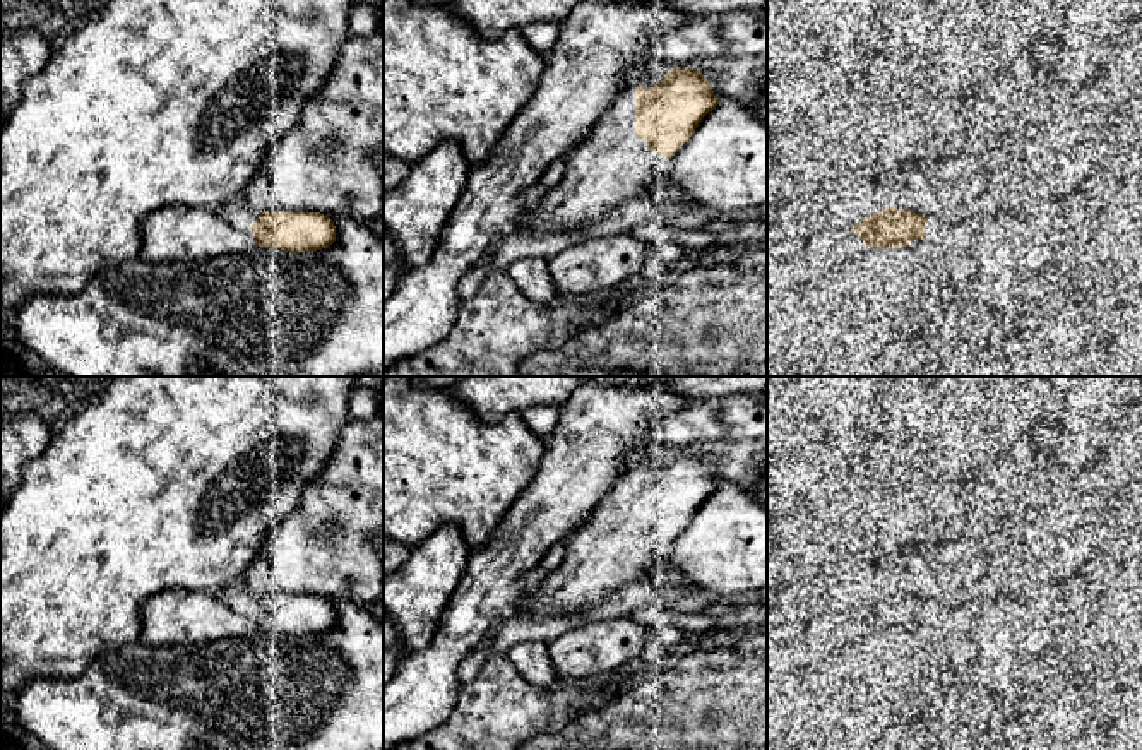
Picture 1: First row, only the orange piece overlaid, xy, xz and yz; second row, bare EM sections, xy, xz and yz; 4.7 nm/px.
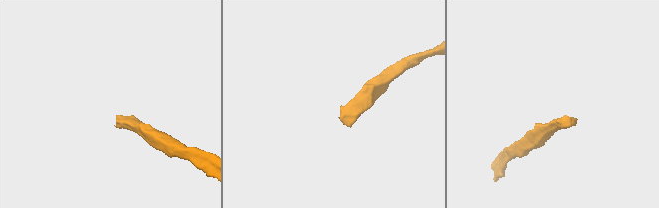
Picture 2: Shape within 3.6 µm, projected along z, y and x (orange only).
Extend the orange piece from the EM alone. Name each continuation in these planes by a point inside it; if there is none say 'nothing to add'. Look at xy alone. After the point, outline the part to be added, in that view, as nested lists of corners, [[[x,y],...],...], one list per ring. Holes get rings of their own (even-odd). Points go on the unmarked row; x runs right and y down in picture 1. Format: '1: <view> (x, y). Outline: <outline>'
1: xy (235, 596). Outline: [[[240,582],[223,589],[217,598],[233,611],[252,618],[252,606],[259,603],[259,596],[248,592]]]

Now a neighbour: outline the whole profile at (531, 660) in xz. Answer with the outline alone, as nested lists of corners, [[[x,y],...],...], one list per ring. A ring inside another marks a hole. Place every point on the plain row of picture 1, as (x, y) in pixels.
[[[519,642],[507,654],[514,668],[529,683],[539,688],[550,688],[558,680],[546,642]]]

